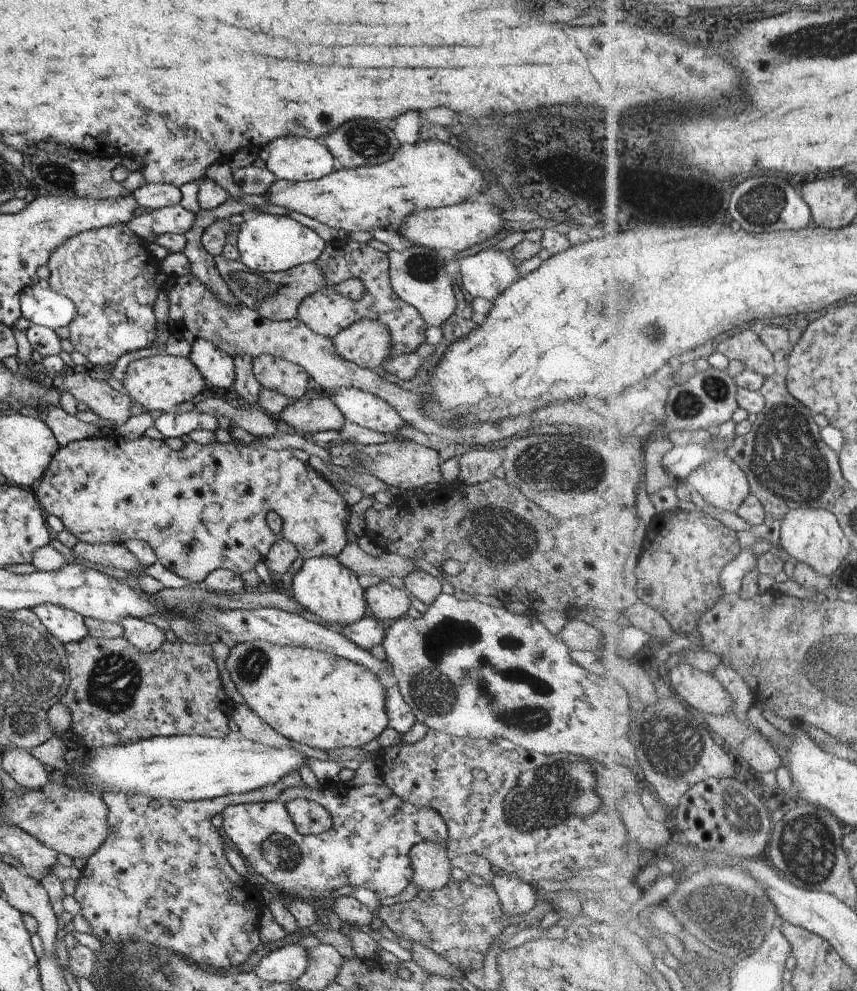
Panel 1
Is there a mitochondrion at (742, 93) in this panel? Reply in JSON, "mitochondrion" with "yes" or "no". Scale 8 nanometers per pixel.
{"mitochondrion":"no"}

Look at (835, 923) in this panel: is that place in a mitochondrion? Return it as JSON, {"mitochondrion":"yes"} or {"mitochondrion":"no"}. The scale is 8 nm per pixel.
{"mitochondrion":"no"}

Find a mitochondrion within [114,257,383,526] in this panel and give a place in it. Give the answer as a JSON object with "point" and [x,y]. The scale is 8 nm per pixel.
{"point":[260,288]}

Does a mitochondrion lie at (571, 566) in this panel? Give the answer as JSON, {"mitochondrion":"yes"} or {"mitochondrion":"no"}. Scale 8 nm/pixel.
{"mitochondrion":"no"}

